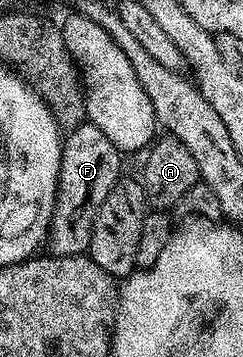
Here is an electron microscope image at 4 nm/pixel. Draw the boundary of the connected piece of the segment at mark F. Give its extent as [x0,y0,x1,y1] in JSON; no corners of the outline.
[47,123,122,257]

